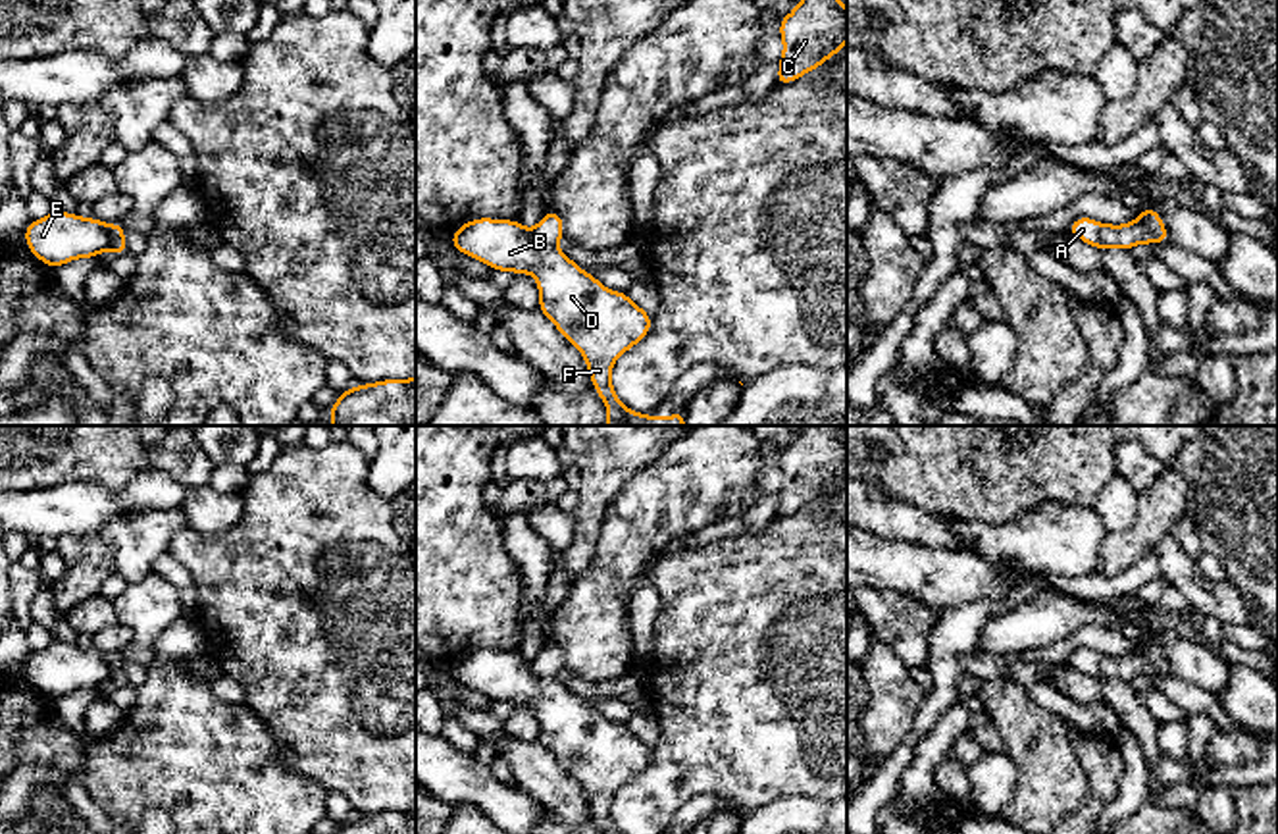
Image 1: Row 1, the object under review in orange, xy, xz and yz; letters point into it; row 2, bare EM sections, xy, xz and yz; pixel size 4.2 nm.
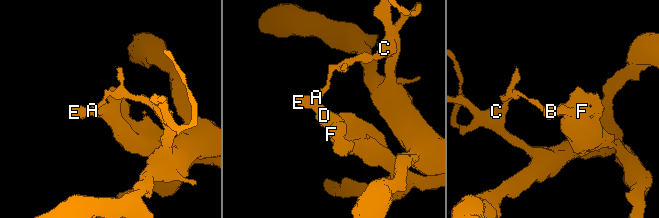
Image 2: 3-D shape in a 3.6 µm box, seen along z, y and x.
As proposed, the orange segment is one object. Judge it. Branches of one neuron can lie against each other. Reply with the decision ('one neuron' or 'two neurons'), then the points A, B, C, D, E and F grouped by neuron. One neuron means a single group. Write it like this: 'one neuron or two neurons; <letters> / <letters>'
two neurons; A C / B D E F

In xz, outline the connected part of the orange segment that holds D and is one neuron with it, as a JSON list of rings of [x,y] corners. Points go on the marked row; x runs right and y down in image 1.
[[[475,218],[450,235],[454,250],[491,270],[531,274],[539,287],[539,312],[585,358],[593,389],[606,406],[606,426],[685,426],[685,410],[651,416],[629,410],[612,387],[612,366],[641,343],[652,314],[627,293],[606,289],[556,247],[539,247],[518,220]]]

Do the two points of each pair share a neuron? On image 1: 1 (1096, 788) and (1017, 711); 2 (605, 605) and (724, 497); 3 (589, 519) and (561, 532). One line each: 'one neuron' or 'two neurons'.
1: two neurons
2: one neuron
3: two neurons

